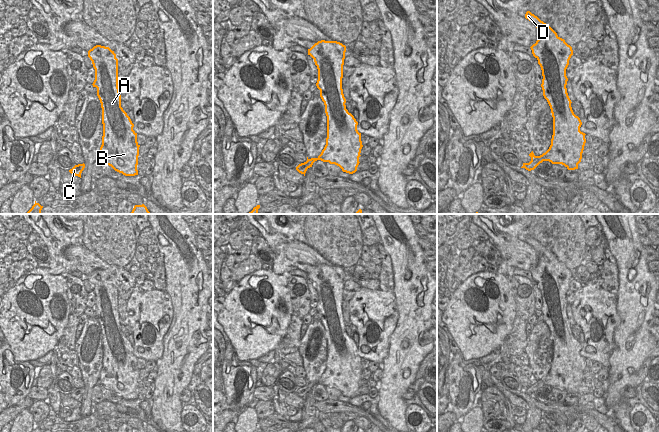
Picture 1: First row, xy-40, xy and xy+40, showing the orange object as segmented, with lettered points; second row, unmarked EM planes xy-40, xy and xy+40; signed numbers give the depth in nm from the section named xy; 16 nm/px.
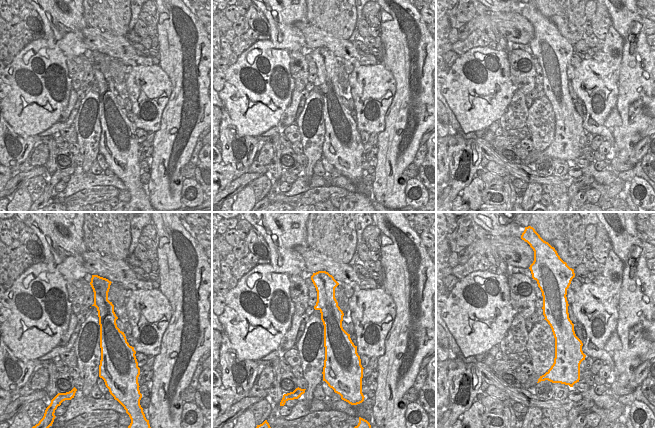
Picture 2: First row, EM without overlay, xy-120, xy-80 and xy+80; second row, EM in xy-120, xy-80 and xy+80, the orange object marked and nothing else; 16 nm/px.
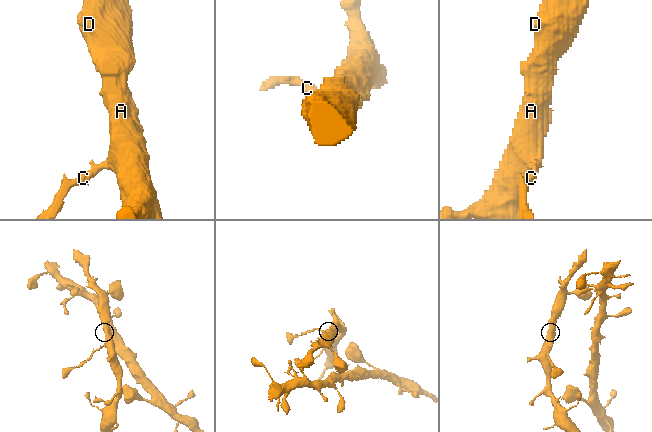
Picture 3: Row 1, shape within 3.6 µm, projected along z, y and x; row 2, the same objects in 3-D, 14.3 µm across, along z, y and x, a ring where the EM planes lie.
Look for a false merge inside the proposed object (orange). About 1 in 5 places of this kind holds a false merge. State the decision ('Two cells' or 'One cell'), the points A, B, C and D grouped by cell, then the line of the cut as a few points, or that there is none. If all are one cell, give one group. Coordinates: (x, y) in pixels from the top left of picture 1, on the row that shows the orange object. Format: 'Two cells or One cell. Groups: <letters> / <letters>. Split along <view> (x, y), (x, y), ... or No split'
Two cells. Groups: A B D / C. Split along xy+40 (542, 154), (545, 160).

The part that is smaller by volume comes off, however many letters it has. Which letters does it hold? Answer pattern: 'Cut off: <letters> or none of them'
Cut off: C

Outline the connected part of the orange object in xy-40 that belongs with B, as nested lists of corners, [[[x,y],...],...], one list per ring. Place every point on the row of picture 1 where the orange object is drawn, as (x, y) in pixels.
[[[96,45],[88,51],[88,57],[95,69],[95,80],[92,85],[97,88],[97,96],[102,108],[103,136],[98,160],[103,161],[125,176],[138,175],[137,165],[140,145],[137,142],[137,133],[133,130],[134,124],[121,107],[116,54],[109,47]]]

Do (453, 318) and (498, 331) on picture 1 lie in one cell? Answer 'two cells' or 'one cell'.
one cell

